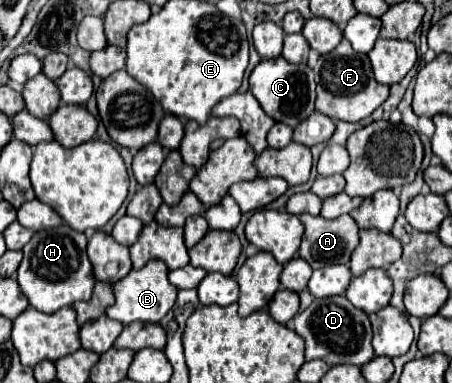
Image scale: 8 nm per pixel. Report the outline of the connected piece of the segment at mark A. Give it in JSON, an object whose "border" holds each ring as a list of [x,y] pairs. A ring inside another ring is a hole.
{"border":[[[302,213],[300,221],[304,223],[306,231],[304,231],[304,237],[302,237],[302,243],[298,249],[298,257],[306,259],[312,265],[312,269],[320,269],[320,267],[326,267],[332,263],[348,263],[350,261],[350,253],[358,245],[358,231],[360,231],[356,221],[350,215],[342,215],[338,219],[328,221],[320,215],[314,217],[314,215]]]}

